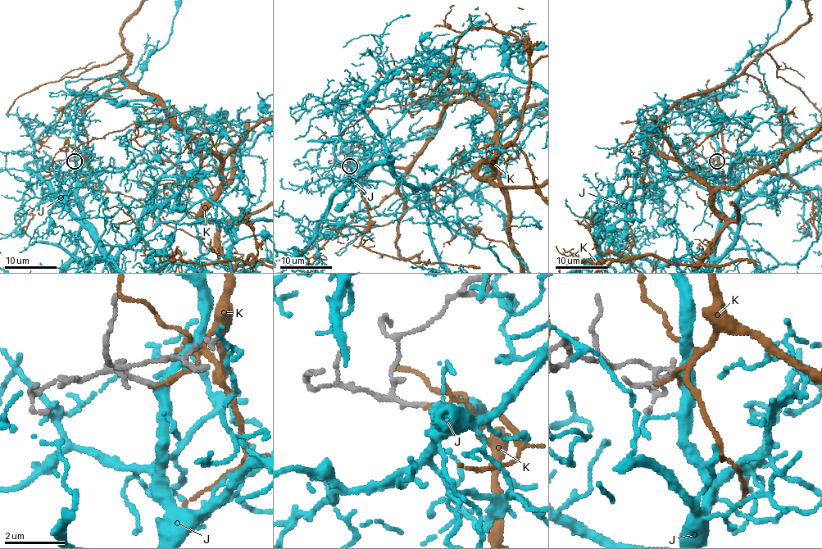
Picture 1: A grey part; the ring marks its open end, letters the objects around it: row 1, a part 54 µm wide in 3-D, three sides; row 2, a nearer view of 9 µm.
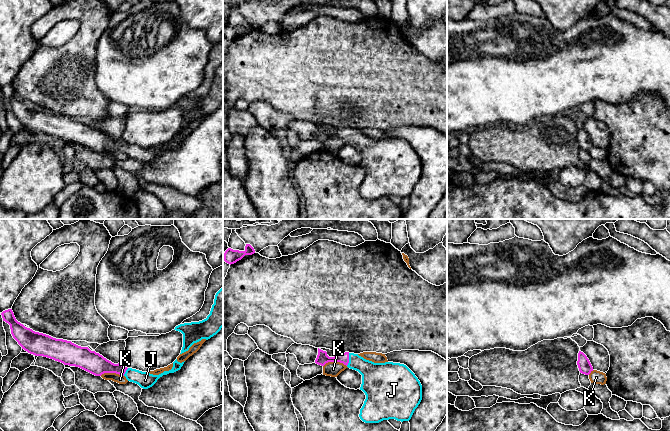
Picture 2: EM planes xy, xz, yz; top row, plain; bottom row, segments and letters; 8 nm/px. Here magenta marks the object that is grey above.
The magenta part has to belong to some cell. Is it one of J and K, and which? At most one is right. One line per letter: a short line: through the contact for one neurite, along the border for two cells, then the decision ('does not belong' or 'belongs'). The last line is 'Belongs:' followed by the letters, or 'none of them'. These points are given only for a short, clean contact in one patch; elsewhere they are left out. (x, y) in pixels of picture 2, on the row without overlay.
J: line xz (322, 134), (348, 135), (362, 141), (374, 151); belongs
K: line xz (346, 141), (340, 138), (327, 138), (323, 142); does not belong
Belongs: J

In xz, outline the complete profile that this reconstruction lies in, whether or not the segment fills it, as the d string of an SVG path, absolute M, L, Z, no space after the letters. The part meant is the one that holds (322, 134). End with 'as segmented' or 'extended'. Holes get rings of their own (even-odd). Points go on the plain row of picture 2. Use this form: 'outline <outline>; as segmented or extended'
outline M318 124L315 139L324 142L328 138L340 138L362 151L362 166L366 175L360 185L359 193L365 199L379 199L383 196L395 195L409 197L422 176L422 161L415 150L404 140L385 138L374 139L354 129L337 129L329 133L326 127Z; extended

